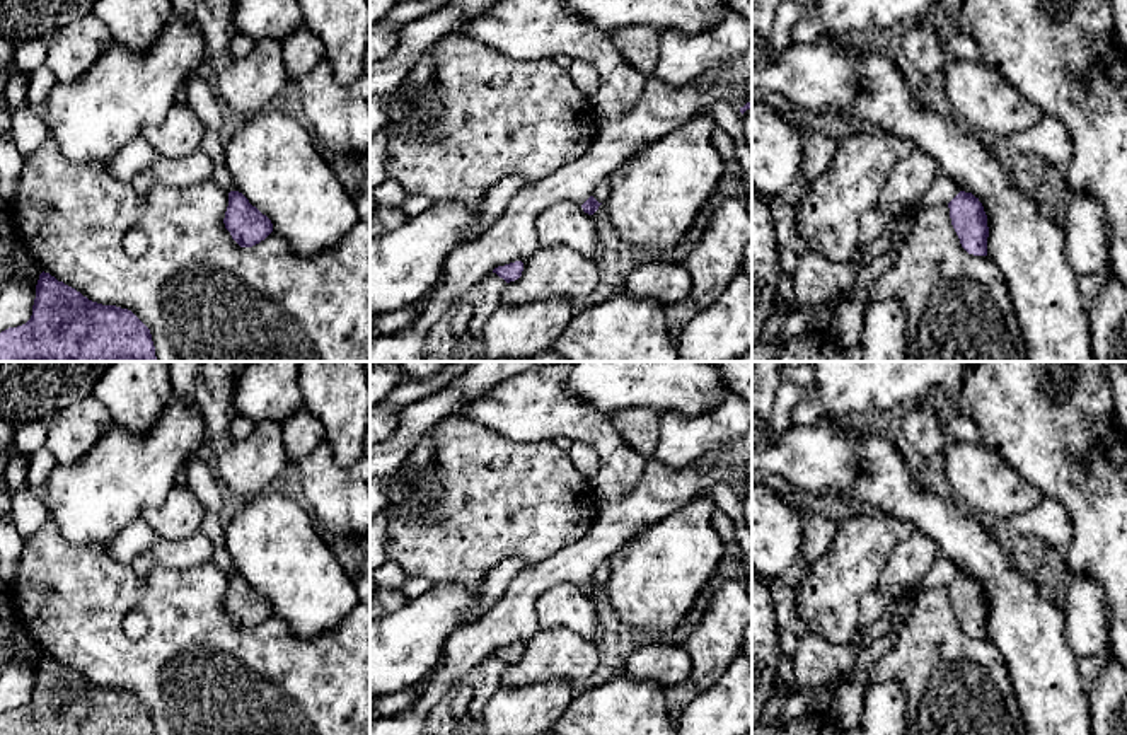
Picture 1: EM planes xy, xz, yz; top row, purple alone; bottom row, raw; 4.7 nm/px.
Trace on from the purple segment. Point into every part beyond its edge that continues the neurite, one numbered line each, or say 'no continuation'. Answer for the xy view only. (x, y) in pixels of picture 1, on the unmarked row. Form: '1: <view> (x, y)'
no continuation

